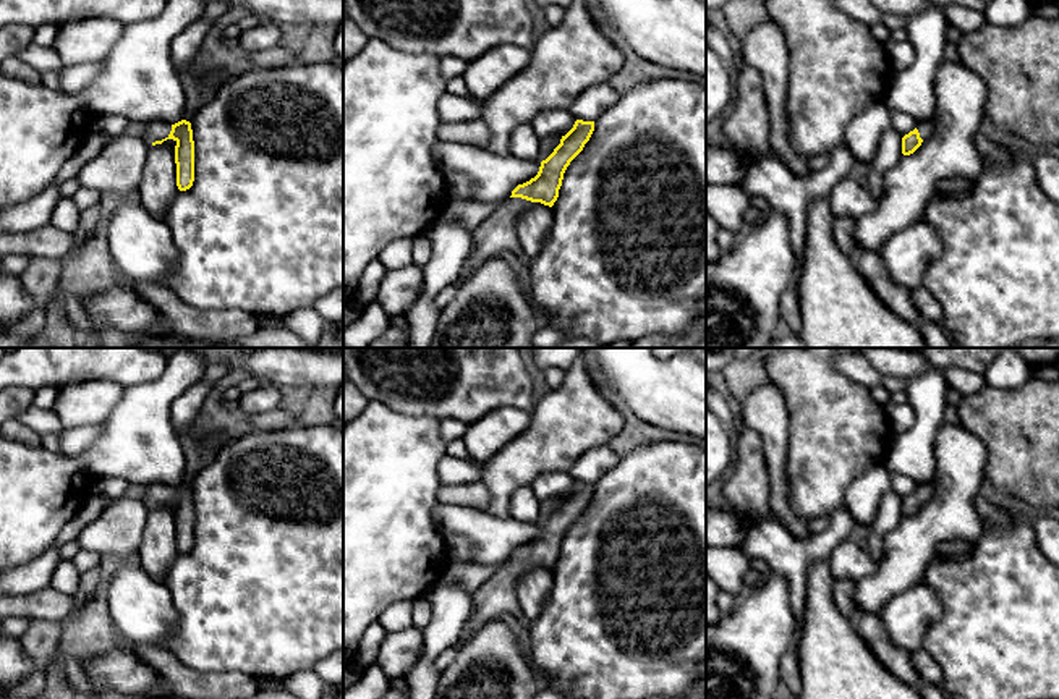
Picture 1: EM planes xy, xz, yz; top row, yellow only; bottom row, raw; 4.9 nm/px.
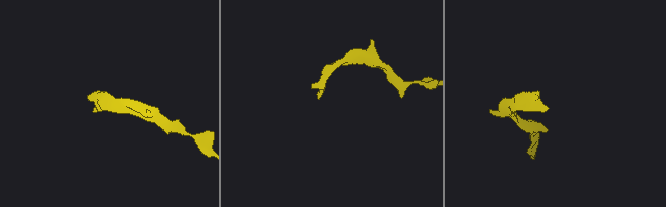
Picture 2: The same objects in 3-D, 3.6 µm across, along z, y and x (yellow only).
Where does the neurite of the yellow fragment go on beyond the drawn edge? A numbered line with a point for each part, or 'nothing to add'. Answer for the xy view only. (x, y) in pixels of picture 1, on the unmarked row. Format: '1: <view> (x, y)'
1: xy (157, 492)

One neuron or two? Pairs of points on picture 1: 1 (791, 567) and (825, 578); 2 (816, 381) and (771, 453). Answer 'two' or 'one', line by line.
1: two
2: two

